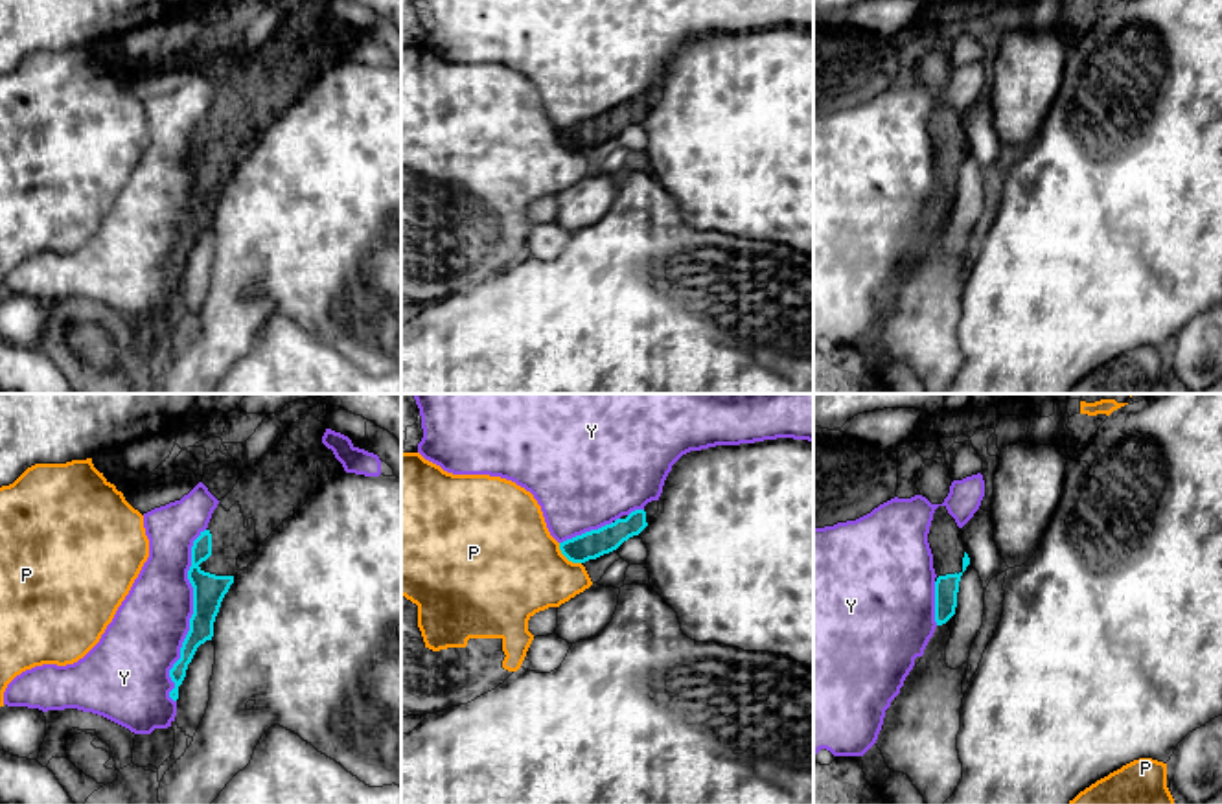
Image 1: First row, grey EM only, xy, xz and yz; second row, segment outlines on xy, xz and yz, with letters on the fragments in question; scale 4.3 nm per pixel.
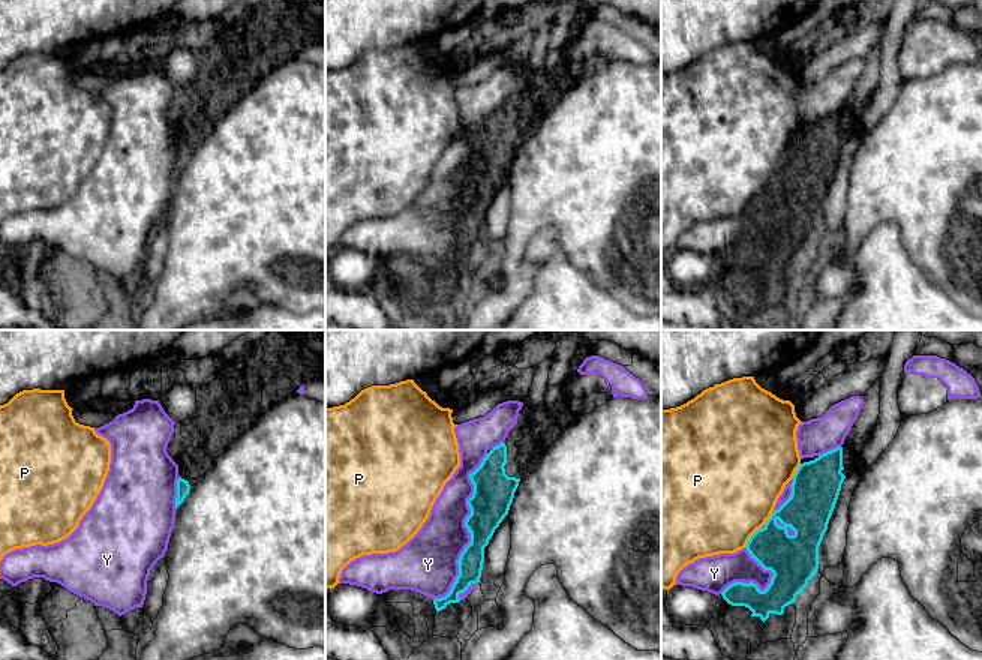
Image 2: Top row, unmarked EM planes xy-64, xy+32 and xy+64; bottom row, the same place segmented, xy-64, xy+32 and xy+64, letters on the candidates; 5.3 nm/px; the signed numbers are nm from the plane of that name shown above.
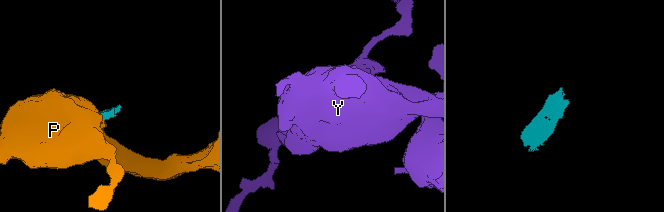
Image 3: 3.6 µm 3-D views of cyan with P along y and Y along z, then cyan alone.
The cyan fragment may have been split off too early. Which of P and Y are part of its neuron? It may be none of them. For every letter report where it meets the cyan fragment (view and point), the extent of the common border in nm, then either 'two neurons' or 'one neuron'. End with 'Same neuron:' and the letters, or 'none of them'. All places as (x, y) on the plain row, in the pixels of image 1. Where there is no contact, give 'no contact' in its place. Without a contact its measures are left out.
P: xz (567, 146) | 140 nm | two neurons
Y: xy (192, 203) | 750 nm | two neurons
Same neuron: none of them

